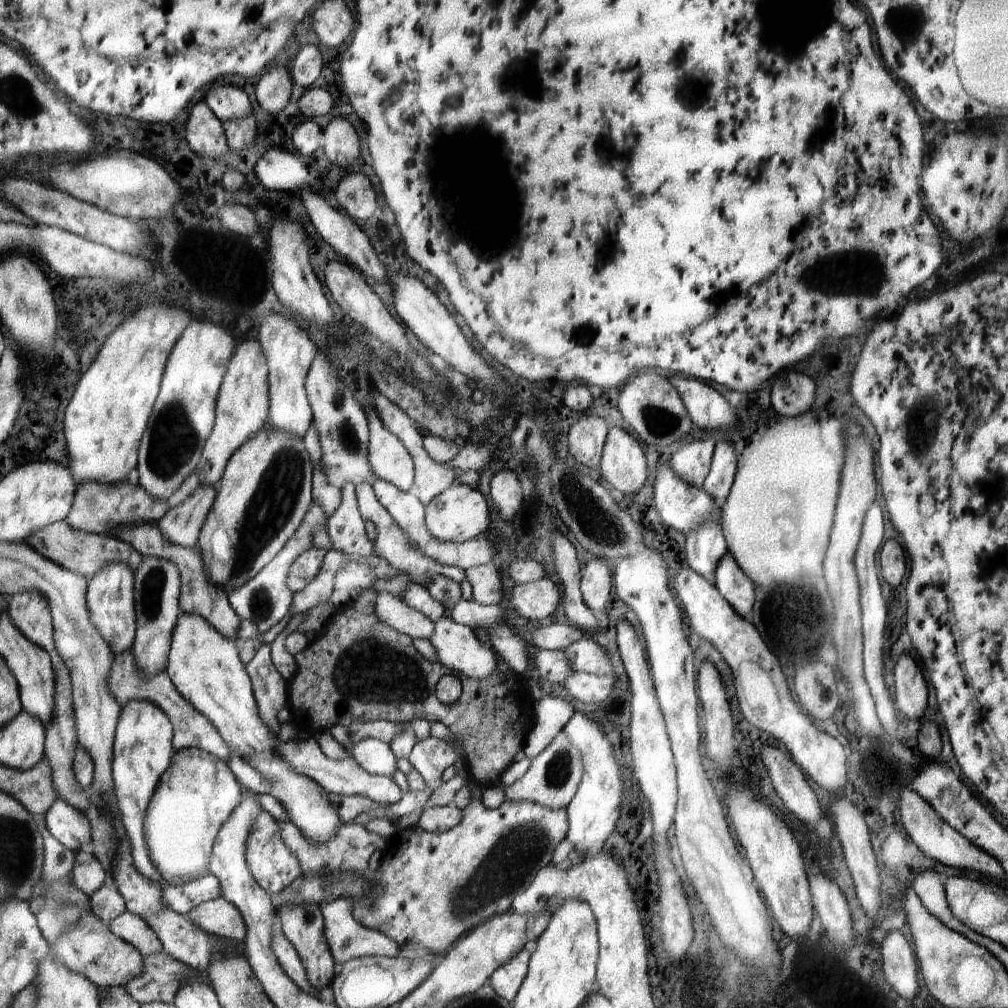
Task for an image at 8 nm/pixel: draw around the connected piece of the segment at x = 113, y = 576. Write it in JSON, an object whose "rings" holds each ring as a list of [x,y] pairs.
{"rings":[[[114,562],[104,568],[94,580],[90,581],[88,590],[88,608],[92,612],[92,620],[100,634],[106,638],[108,646],[112,646],[115,656],[133,650],[139,633],[139,612],[136,610],[136,571],[126,562]]]}

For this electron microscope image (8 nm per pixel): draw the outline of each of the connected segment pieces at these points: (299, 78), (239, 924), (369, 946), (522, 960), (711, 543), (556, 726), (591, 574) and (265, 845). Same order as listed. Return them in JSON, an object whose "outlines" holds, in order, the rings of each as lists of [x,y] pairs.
{"outlines":[[[[314,44],[302,46],[289,71],[293,82],[305,89],[318,85],[318,76],[322,72],[322,54],[318,52],[318,47]]],[[[220,898],[194,908],[189,917],[199,928],[216,937],[223,937],[244,944],[248,926],[243,912],[234,902]]],[[[336,898],[328,902],[323,911],[324,923],[327,928],[327,940],[331,943],[331,951],[335,952],[336,965],[342,966],[344,962],[351,961],[352,958],[380,956],[394,958],[398,957],[401,951],[399,944],[394,939],[388,938],[382,931],[376,931],[364,927],[355,919],[352,898]]],[[[522,949],[512,960],[498,967],[488,980],[496,994],[507,999],[508,1002],[514,1000],[527,975],[530,955],[527,949]]],[[[708,522],[698,530],[692,530],[686,538],[686,558],[693,572],[702,576],[706,582],[716,587],[714,572],[720,558],[728,554],[728,548],[718,522]]],[[[551,695],[543,696],[540,700],[534,701],[534,704],[536,705],[535,730],[528,734],[524,745],[524,756],[529,759],[540,754],[552,742],[576,711],[570,701]]],[[[590,558],[584,564],[580,589],[583,602],[590,611],[604,610],[608,606],[612,580],[613,573],[602,558]]],[[[260,810],[260,814],[256,816],[256,820],[254,820],[254,824],[250,828],[252,828],[248,832],[250,836],[246,838],[248,840],[246,855],[248,870],[251,871],[255,882],[268,895],[280,894],[300,878],[302,868],[300,867],[299,859],[292,854],[290,848],[283,842],[279,823],[266,810]]]]}

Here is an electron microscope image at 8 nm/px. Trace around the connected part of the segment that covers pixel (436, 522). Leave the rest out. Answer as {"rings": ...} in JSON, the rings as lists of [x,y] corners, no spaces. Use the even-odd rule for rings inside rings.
{"rings":[[[453,484],[426,504],[425,526],[436,540],[442,540],[442,542],[472,541],[480,534],[480,530],[486,532],[490,526],[488,504],[480,490],[464,484]]]}

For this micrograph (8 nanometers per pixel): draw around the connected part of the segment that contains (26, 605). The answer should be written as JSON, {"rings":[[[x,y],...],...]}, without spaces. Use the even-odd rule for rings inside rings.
{"rings":[[[24,592],[11,598],[10,616],[36,645],[52,653],[57,650],[55,620],[48,598],[40,592]]]}

